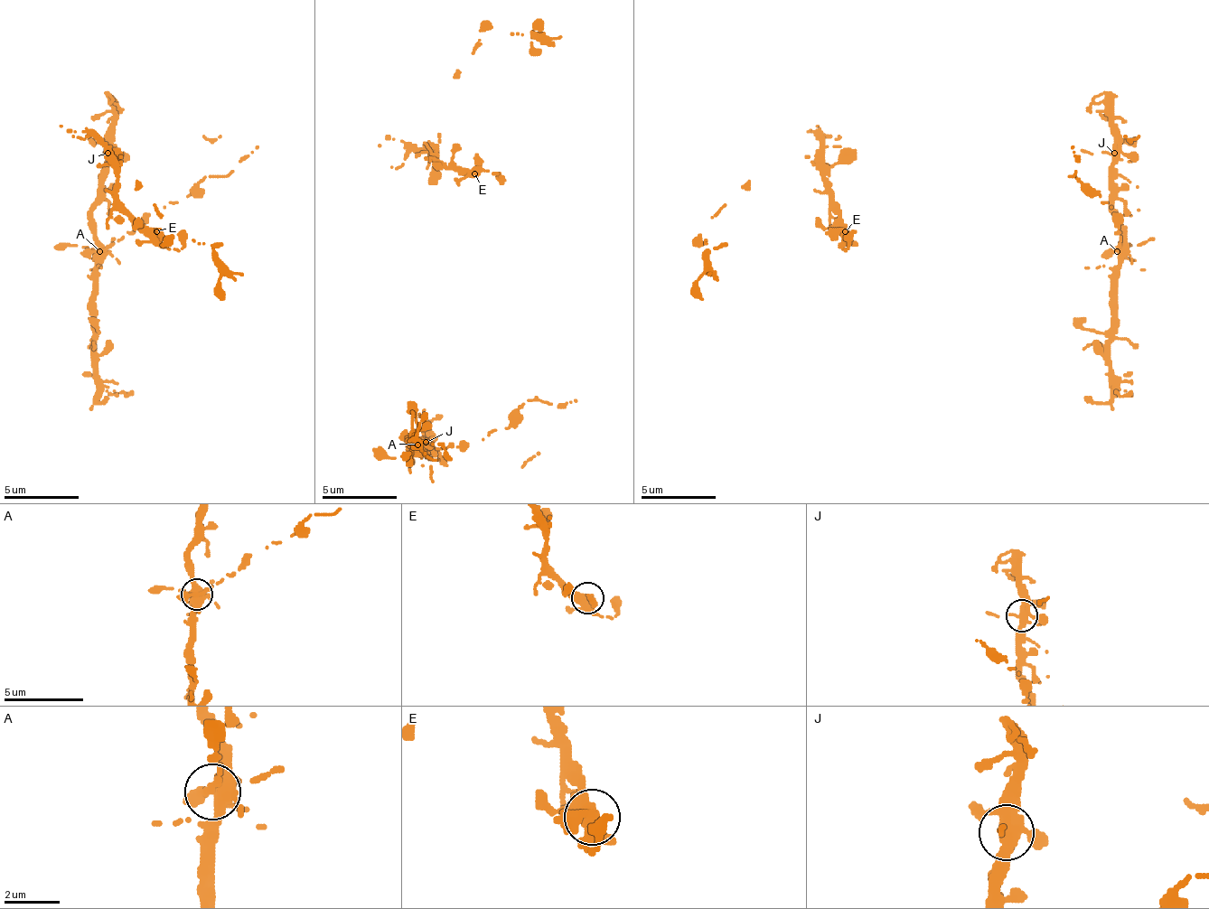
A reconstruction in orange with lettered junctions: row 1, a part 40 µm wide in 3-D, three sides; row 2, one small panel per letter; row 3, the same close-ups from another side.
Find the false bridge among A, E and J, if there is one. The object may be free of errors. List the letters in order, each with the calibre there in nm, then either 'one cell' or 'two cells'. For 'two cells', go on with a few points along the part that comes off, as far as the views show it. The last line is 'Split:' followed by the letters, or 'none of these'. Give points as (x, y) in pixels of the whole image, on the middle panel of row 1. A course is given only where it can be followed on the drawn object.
A: calibre 440 nm; two cells
E: calibre 400 nm; one cell
J: calibre 400 nm; one cell
Split: A

